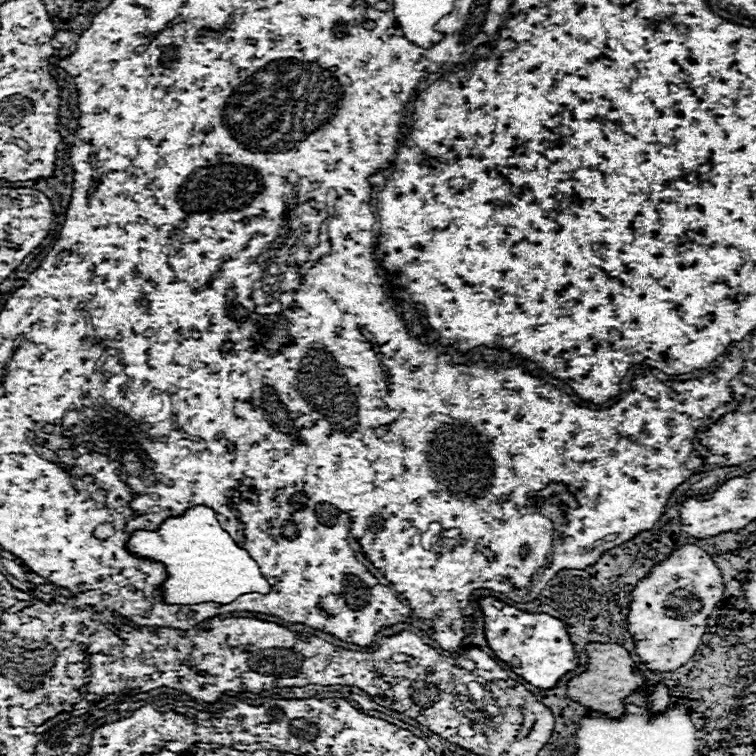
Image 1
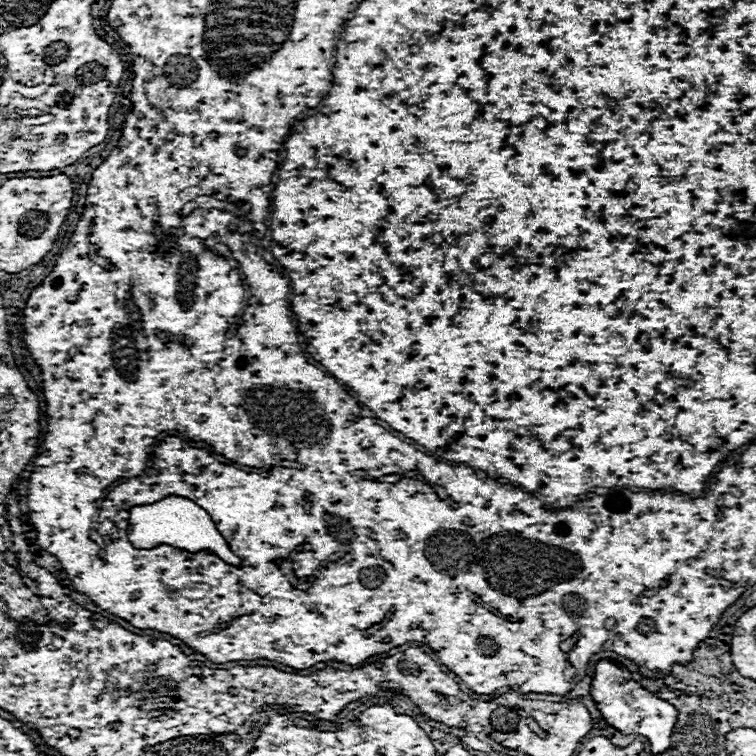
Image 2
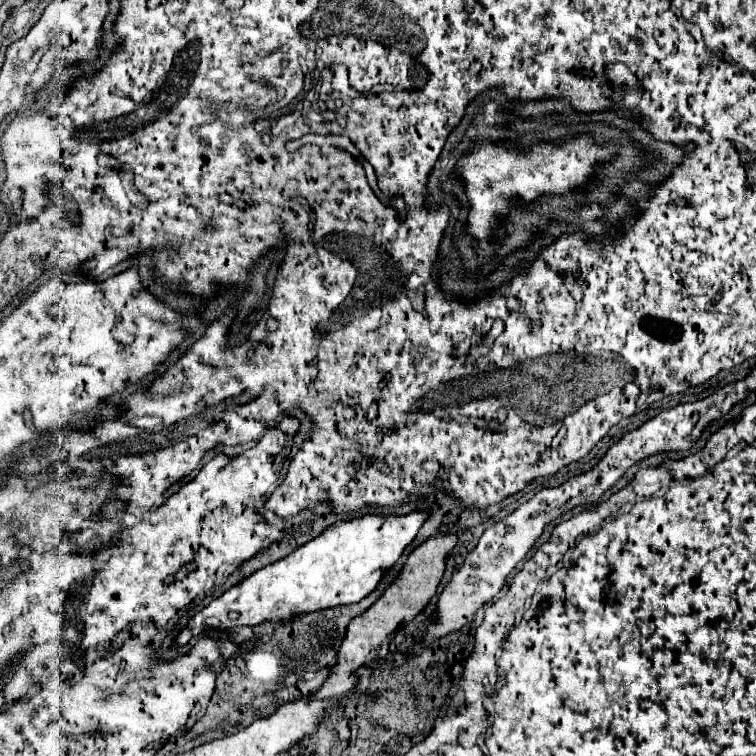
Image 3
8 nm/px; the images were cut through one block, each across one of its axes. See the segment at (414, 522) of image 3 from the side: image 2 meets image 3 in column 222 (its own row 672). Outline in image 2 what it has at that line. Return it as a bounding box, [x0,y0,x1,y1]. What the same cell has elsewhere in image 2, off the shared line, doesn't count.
[590,660,676,754]

